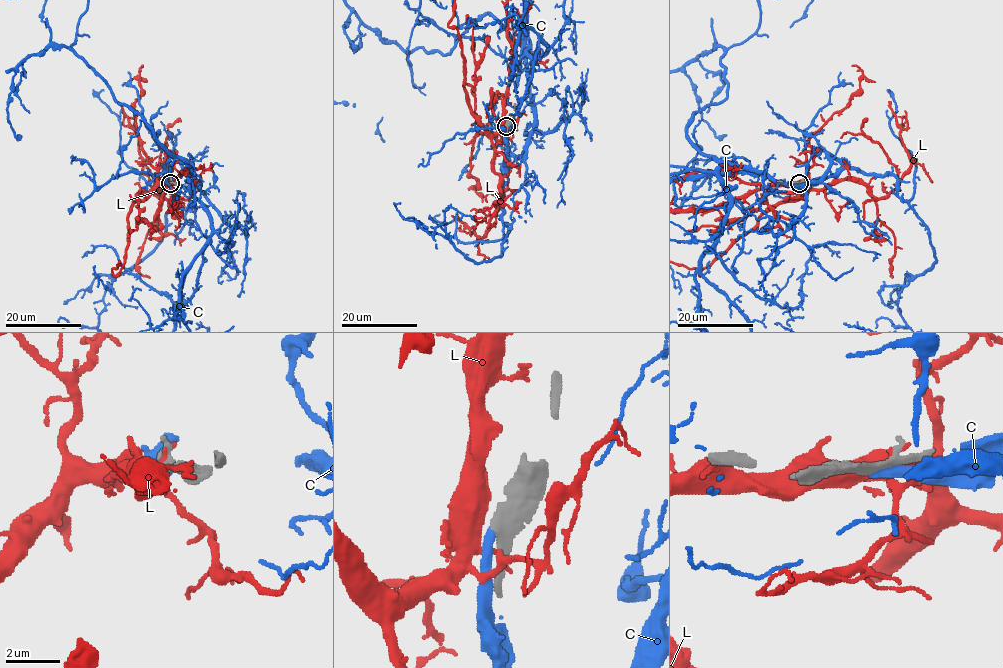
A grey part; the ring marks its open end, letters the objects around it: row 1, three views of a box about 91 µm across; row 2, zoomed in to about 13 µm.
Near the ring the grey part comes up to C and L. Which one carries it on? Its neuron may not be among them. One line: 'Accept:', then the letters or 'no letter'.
Accept: C

